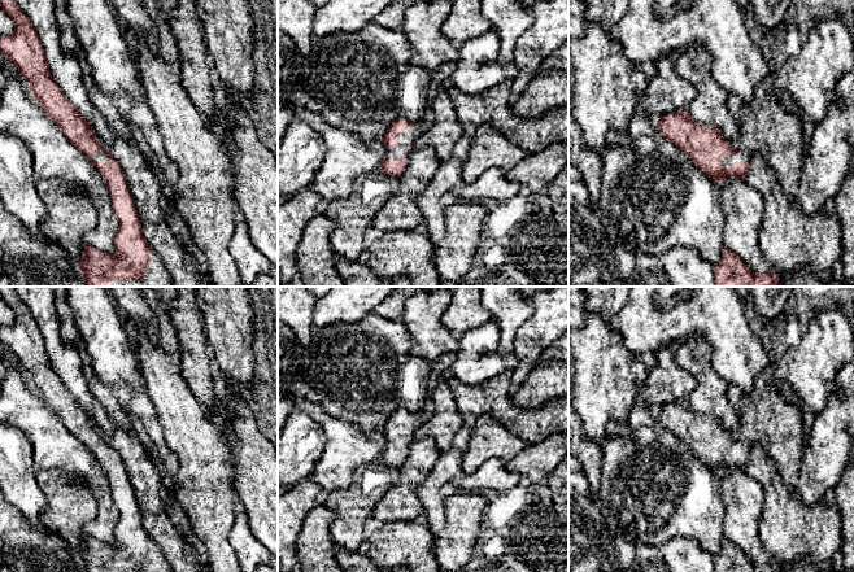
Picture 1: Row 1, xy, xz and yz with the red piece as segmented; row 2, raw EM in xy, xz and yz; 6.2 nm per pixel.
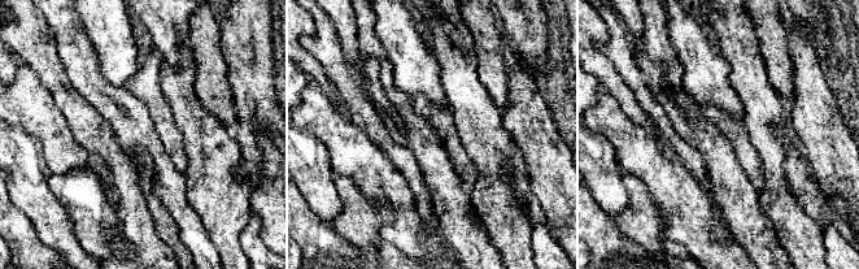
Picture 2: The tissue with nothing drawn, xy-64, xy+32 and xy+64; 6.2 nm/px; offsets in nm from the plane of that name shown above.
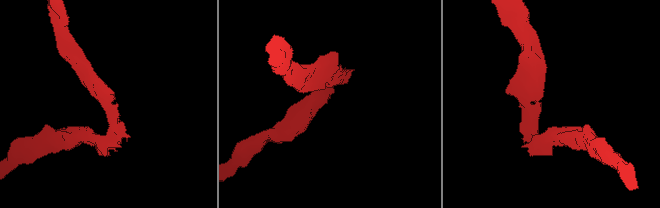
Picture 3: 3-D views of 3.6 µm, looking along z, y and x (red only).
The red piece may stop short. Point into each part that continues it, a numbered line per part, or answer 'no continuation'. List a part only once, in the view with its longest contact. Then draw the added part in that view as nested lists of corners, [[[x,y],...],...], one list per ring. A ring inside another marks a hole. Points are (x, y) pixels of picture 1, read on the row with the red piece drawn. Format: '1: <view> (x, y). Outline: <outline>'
1: xy (157, 275). Outline: [[[158,254],[149,257],[149,268],[143,281],[109,281],[108,287],[174,287],[170,274]]]

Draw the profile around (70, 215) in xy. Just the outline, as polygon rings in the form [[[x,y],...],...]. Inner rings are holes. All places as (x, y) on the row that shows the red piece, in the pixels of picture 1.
[[[36,179],[36,191],[47,209],[40,235],[78,263],[87,245],[83,236],[92,231],[99,220],[93,202],[55,179]]]

